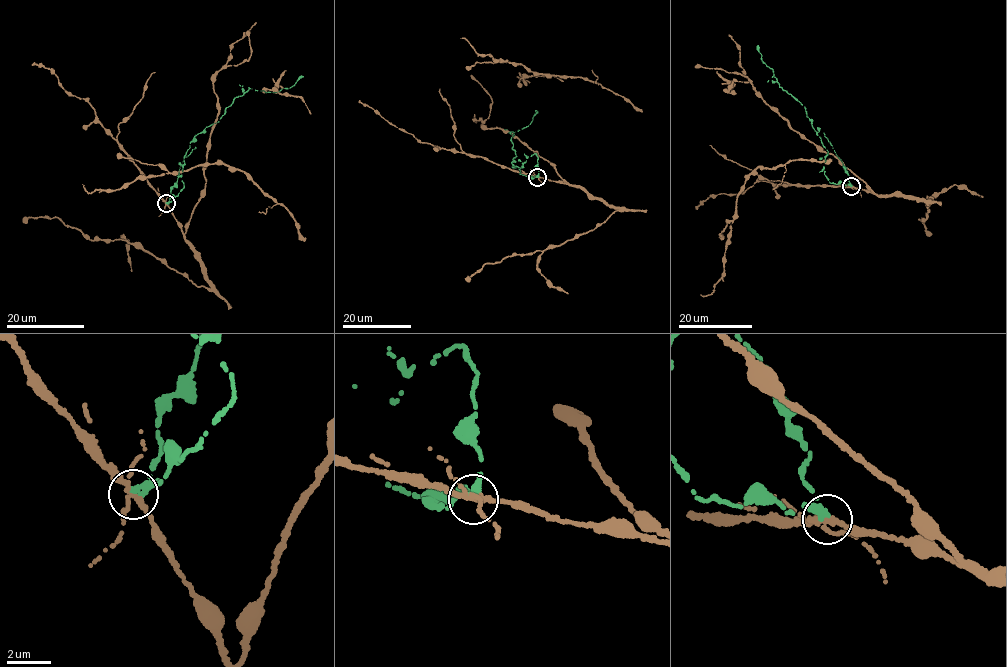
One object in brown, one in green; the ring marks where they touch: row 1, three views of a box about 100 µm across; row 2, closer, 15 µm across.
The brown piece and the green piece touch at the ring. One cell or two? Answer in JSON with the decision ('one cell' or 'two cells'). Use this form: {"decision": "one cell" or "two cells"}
{"decision": "two cells"}

